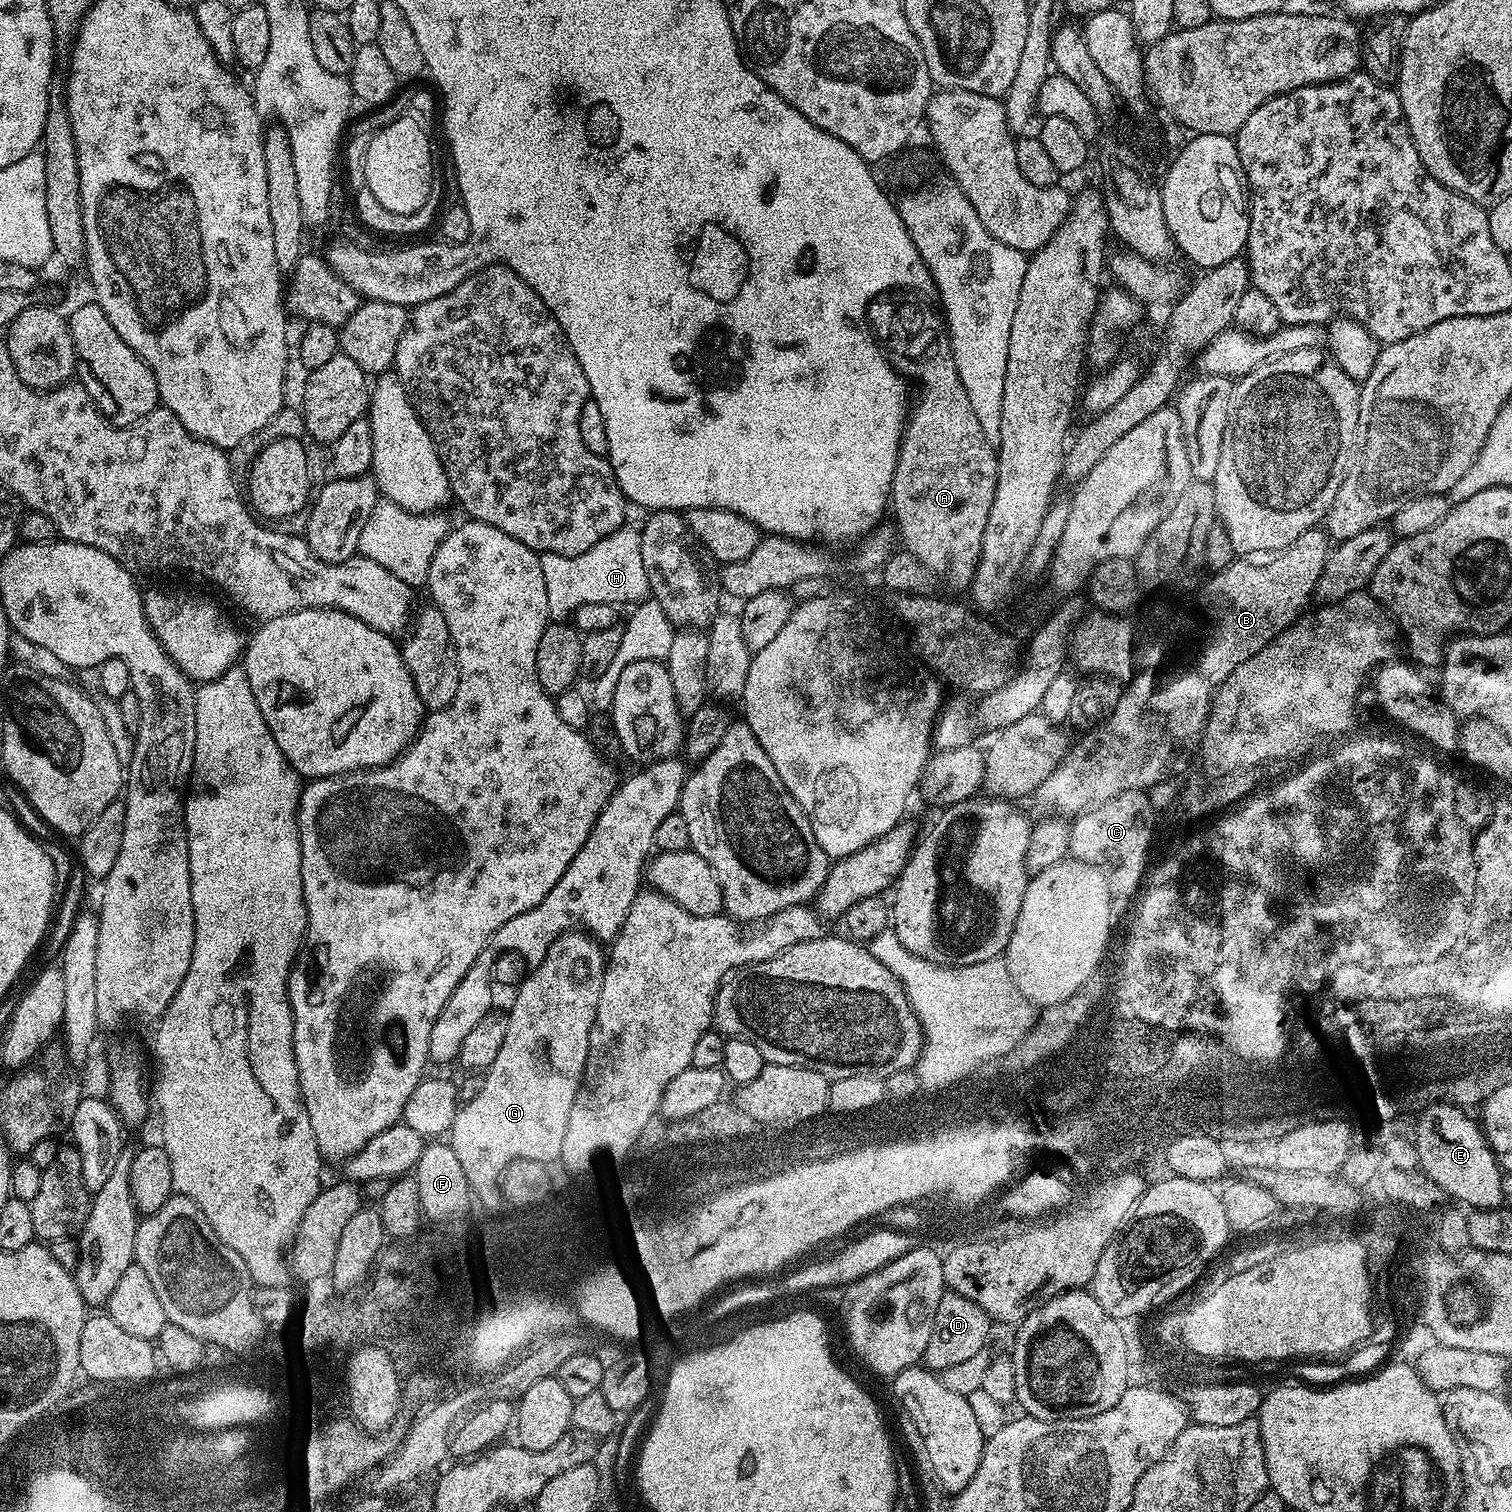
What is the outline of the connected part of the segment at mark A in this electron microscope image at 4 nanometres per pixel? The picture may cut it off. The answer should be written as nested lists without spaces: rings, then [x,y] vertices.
[[[911,290],[886,292],[869,304],[866,317],[892,367],[909,381],[917,380],[920,383],[920,393],[917,396],[915,393],[911,401],[900,439],[890,493],[890,516],[896,519],[894,532],[899,543],[900,540],[904,543],[901,544],[903,551],[914,554],[914,558],[926,566],[937,585],[967,589],[980,561],[986,518],[990,518],[990,506],[994,506],[994,490],[998,486],[997,449],[986,438],[986,434],[982,434],[982,425],[970,407],[970,398],[962,386],[962,378],[958,378],[958,366],[954,366],[946,321],[935,307],[932,309],[924,300],[927,299],[923,295]]]

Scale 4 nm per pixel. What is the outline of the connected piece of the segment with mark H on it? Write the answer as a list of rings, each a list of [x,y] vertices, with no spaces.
[[[625,526],[614,530],[602,542],[582,550],[582,554],[563,556],[553,552],[539,553],[542,578],[546,578],[546,606],[553,621],[564,622],[578,606],[588,602],[606,602],[617,606],[635,606],[649,599],[648,579],[642,566],[640,528]]]

